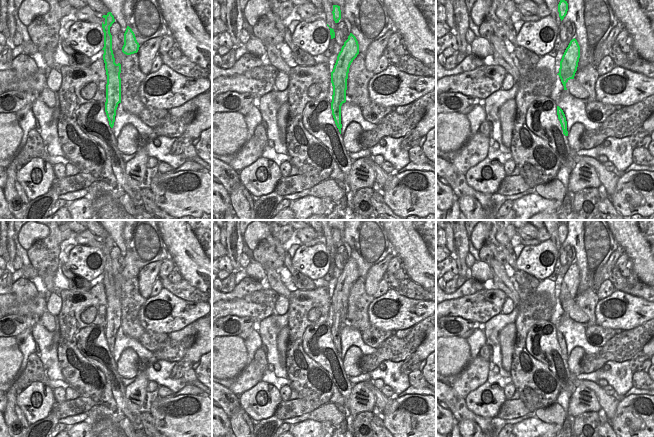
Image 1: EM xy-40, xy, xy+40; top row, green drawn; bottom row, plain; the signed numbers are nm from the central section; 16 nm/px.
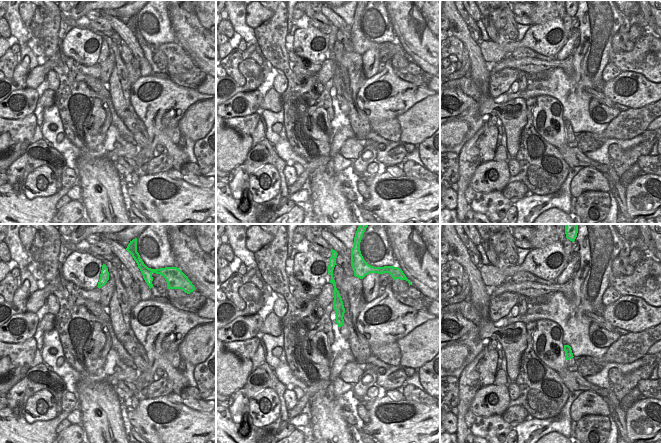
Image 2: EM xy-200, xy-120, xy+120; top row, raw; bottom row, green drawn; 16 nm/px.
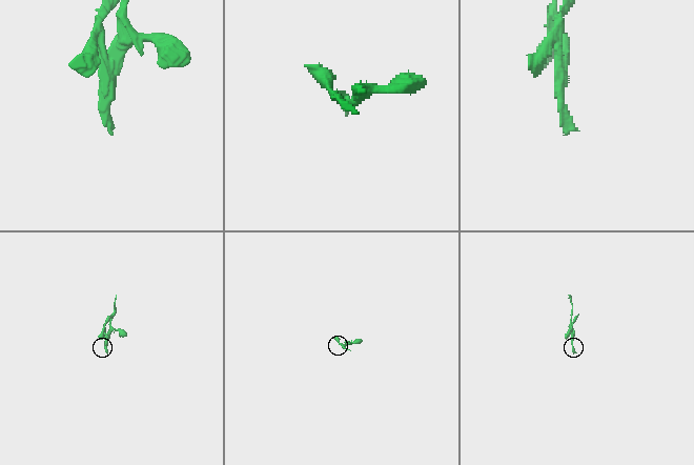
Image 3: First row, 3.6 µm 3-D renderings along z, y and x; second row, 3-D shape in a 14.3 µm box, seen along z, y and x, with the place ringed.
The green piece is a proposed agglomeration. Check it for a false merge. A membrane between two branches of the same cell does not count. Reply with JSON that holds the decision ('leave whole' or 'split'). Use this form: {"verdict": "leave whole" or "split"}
{"verdict": "split"}

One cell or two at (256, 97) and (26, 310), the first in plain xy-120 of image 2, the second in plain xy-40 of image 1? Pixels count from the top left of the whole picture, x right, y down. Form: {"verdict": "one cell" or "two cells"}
{"verdict": "two cells"}

